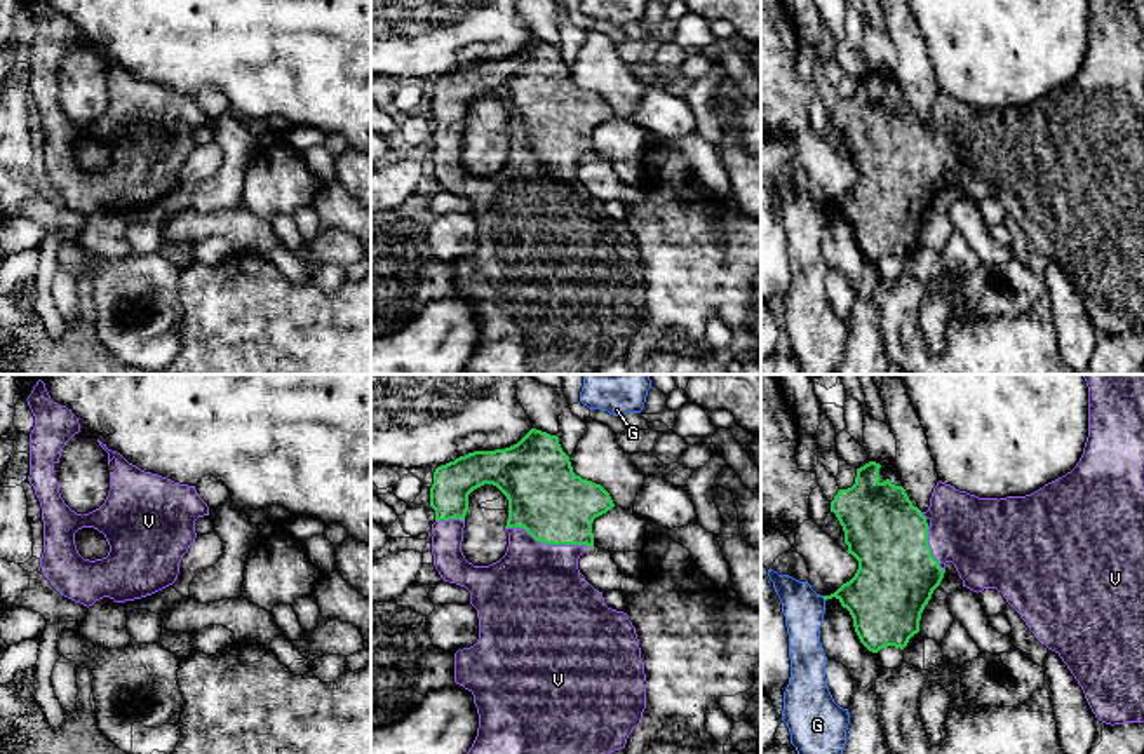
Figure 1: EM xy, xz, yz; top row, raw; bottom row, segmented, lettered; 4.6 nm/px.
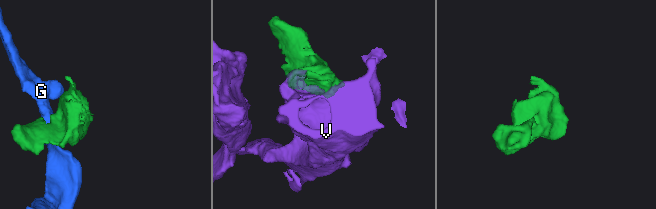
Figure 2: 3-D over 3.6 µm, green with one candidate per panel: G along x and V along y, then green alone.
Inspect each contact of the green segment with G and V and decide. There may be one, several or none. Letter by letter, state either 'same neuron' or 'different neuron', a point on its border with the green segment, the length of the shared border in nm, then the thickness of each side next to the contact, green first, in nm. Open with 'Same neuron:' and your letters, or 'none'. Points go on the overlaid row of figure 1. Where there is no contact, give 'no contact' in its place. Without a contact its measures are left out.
Same neuron: V
G: different neuron; contact yz (824, 598); length 30 nm; calibres 300 and 190 nm
V: same neuron; contact xz (547, 544); length 400 nm; calibres 360 and 480 nm

